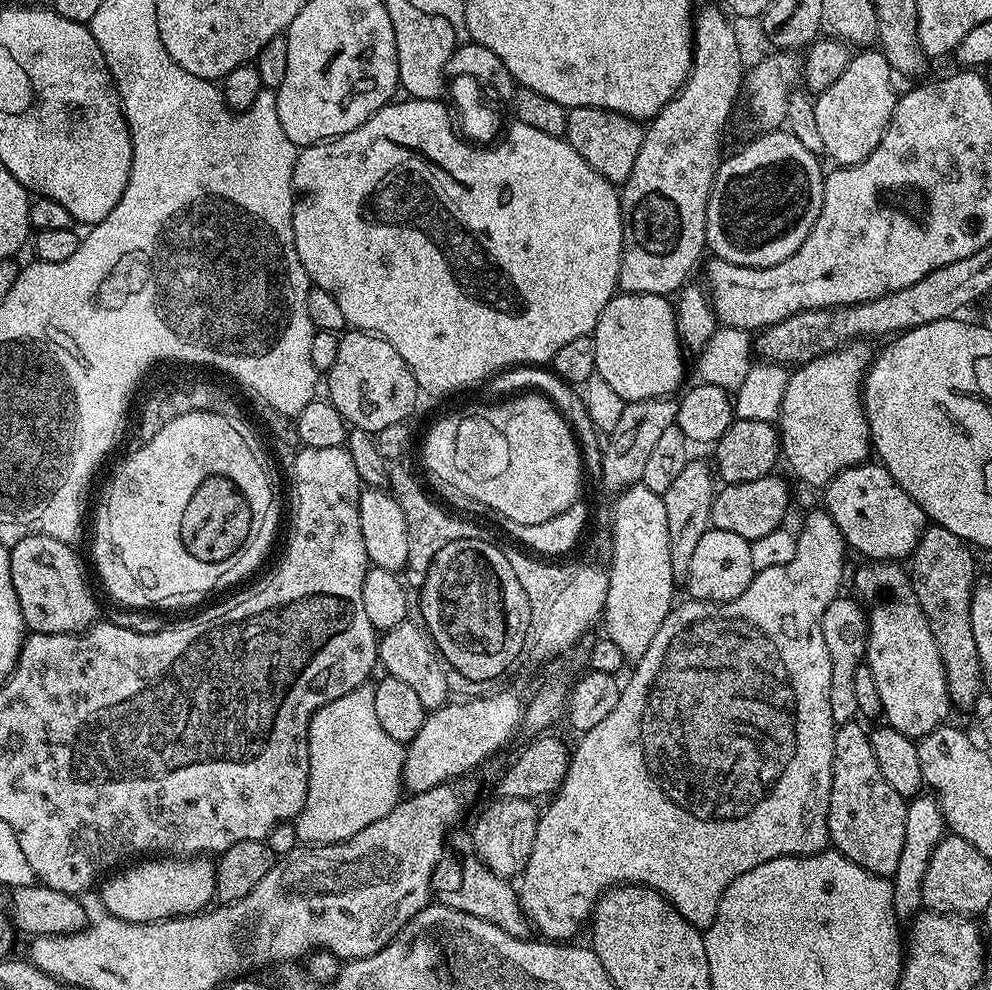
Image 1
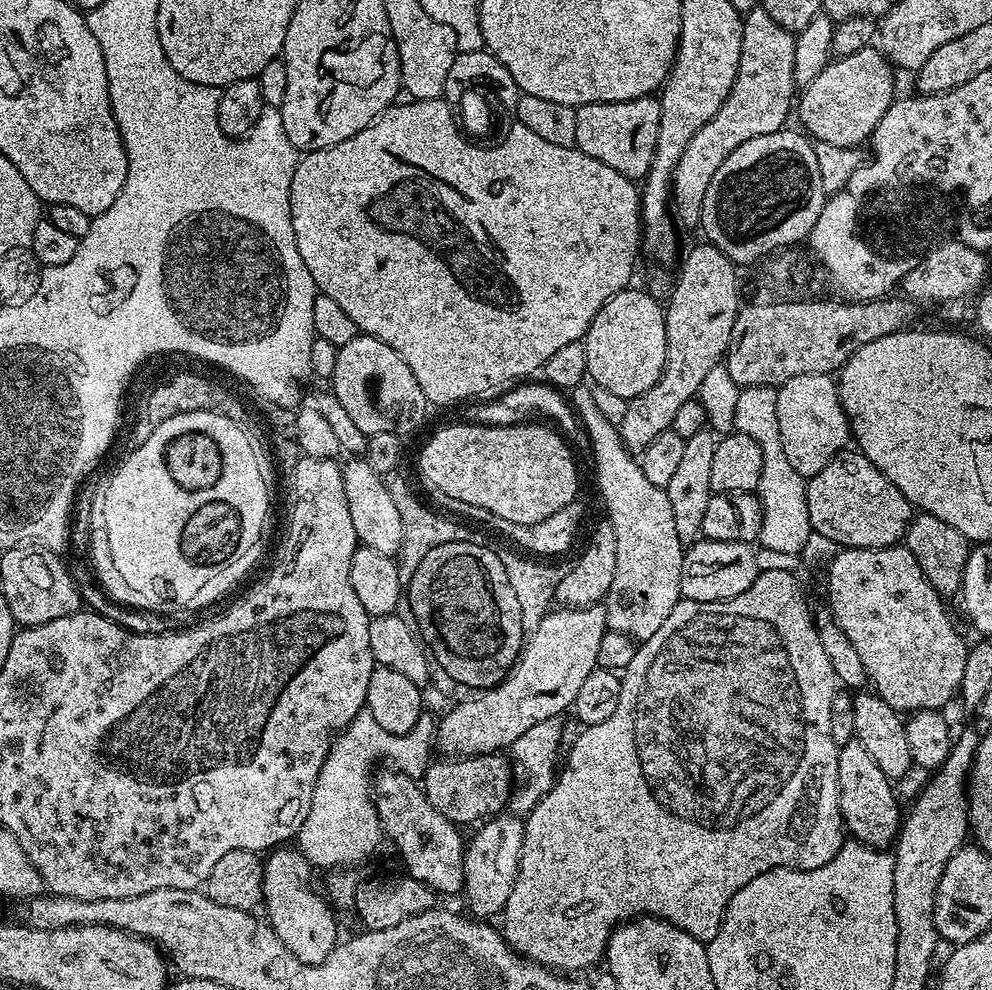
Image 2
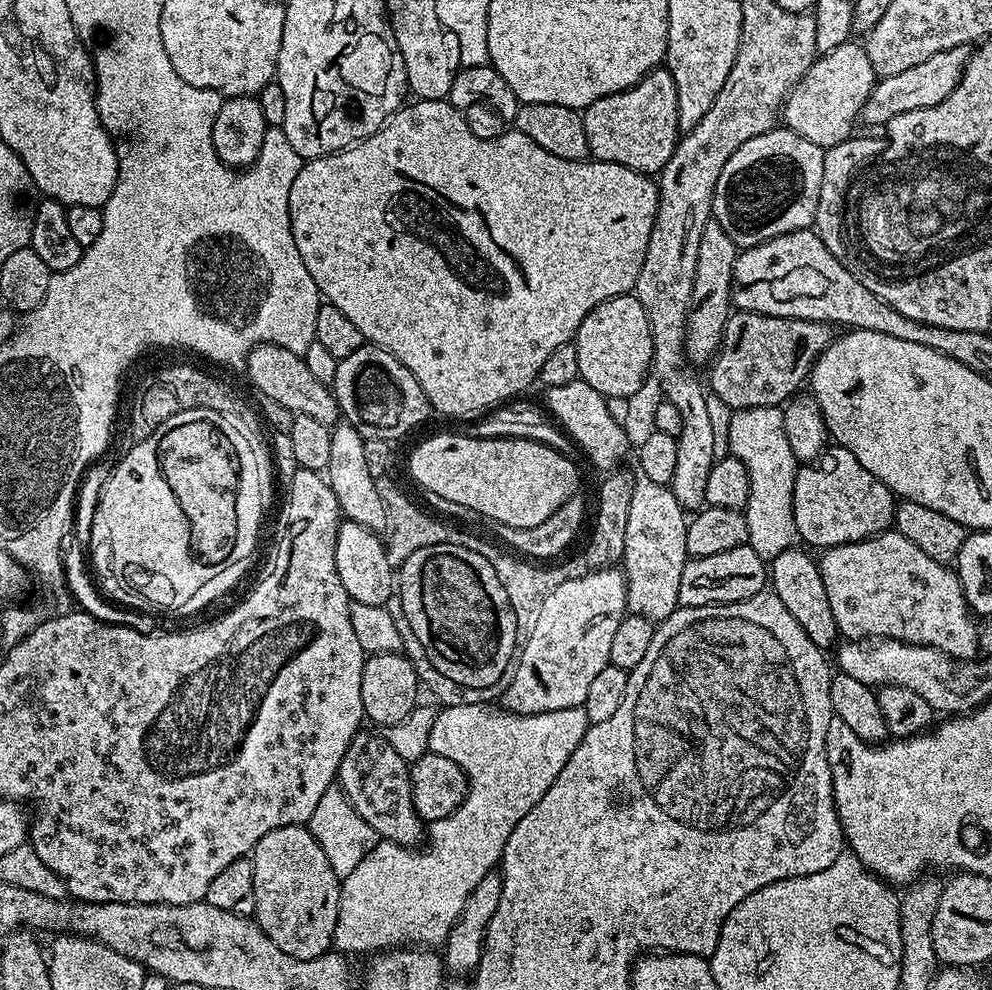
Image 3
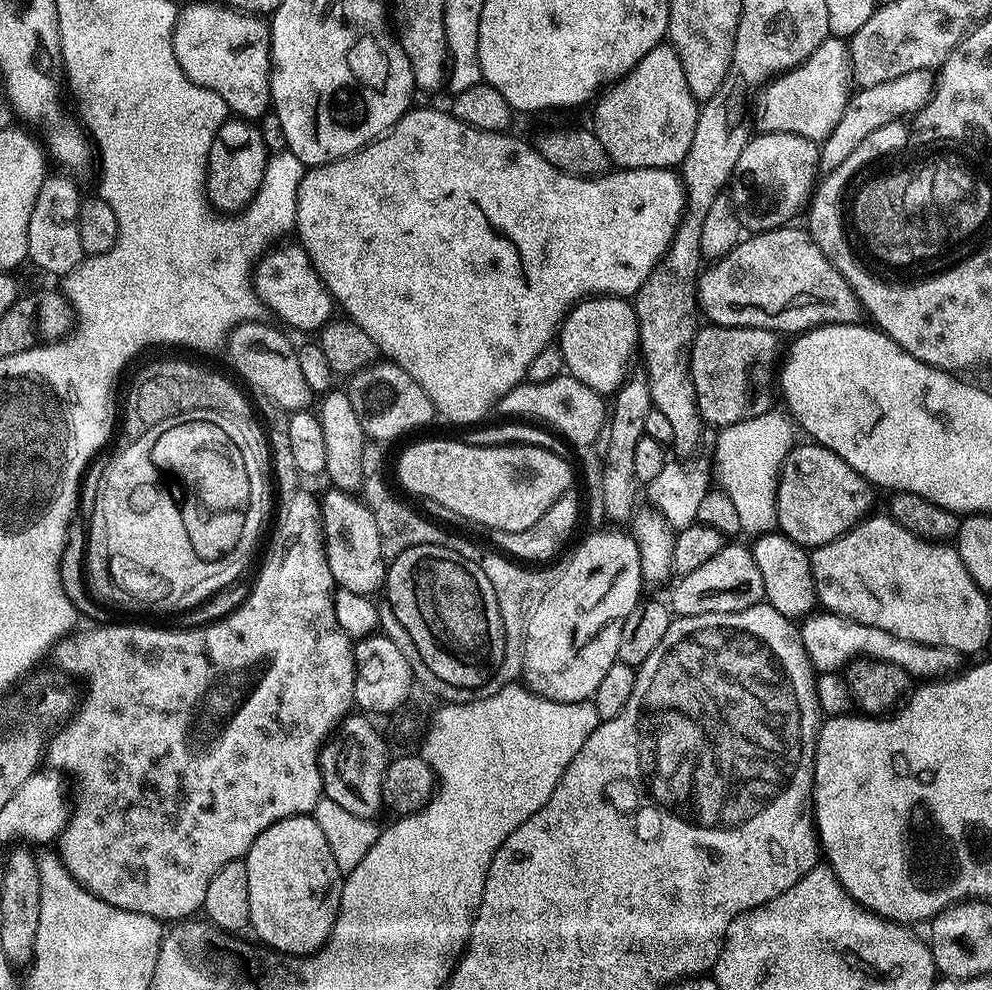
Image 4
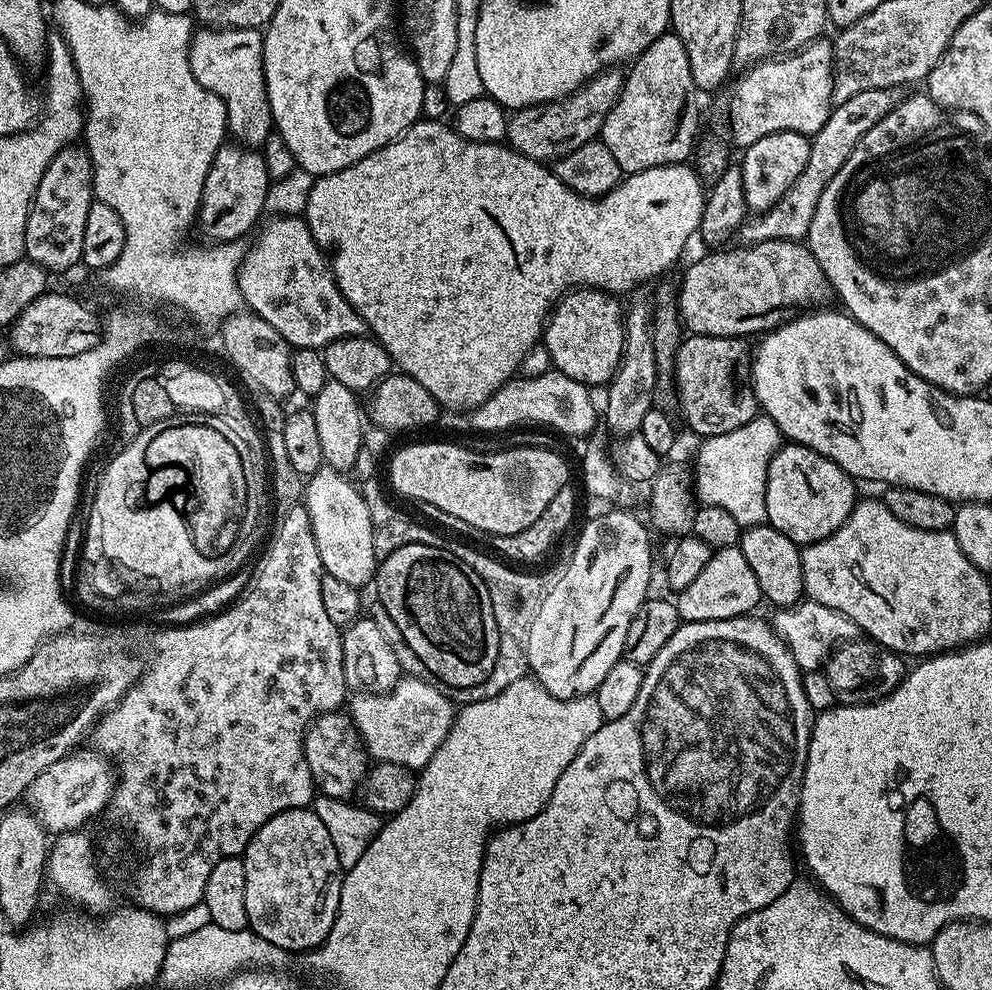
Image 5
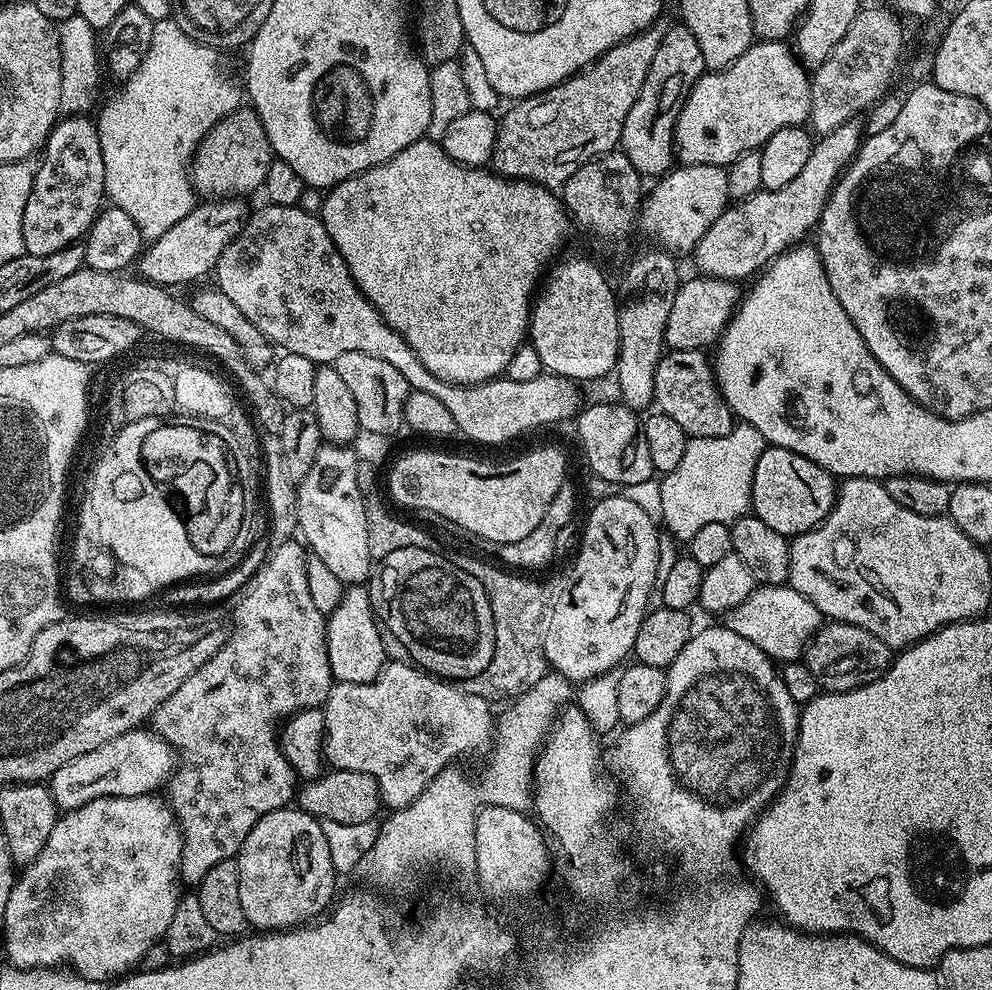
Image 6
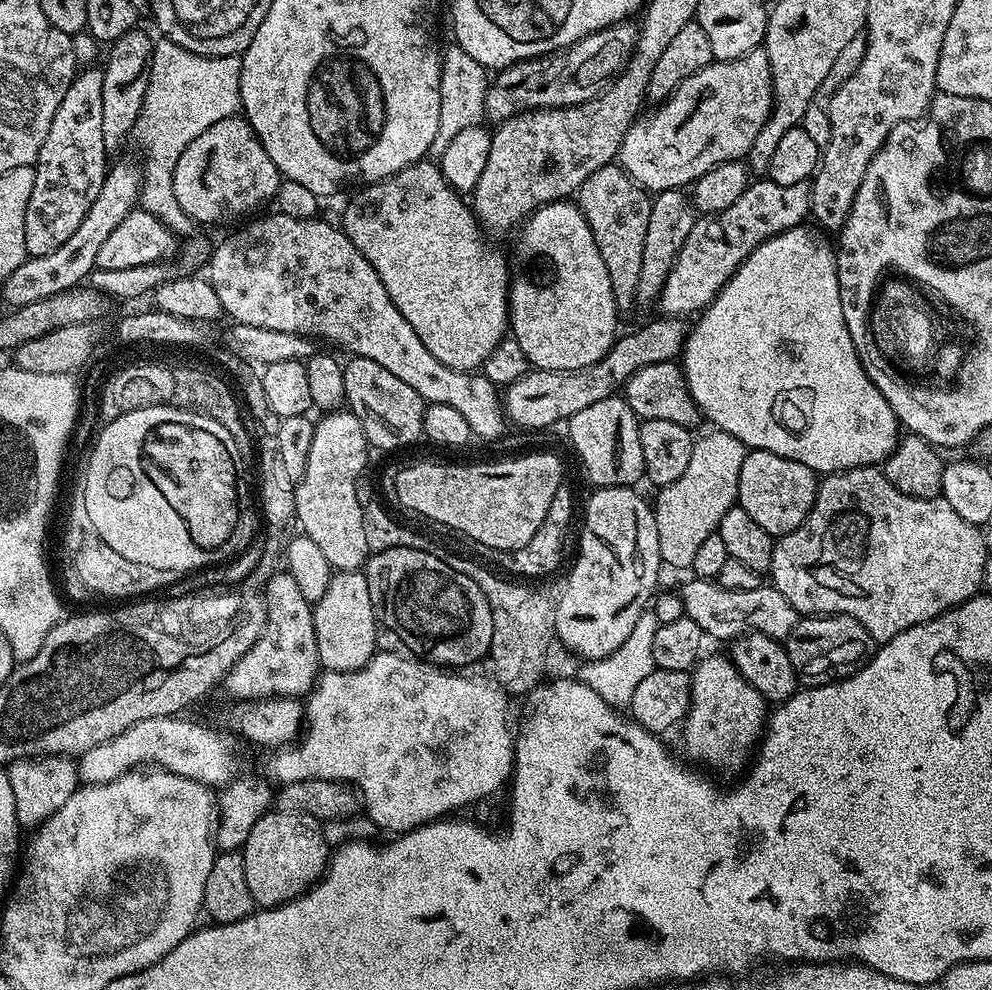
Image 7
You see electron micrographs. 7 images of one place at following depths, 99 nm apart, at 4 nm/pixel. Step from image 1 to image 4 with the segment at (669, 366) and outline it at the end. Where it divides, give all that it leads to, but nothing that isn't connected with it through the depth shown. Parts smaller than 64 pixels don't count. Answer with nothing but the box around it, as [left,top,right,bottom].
[558,296,640,394]

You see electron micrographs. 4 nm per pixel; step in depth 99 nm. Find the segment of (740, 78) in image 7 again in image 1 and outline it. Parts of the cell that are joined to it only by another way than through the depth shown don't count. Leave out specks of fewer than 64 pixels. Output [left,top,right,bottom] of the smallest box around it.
[814,50,898,166]

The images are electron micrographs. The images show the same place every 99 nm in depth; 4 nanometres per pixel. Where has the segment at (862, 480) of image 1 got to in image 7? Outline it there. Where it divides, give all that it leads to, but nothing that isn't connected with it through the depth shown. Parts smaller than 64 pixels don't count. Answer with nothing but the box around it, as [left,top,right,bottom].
[736,449,818,538]

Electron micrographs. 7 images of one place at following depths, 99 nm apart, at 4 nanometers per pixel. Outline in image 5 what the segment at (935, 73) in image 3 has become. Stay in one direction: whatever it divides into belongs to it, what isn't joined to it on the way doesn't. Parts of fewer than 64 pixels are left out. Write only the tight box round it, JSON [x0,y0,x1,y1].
[738,88,898,245]

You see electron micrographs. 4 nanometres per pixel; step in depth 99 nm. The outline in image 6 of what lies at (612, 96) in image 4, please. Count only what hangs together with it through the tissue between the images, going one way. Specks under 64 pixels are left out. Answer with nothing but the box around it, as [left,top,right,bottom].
[619,23,705,178]

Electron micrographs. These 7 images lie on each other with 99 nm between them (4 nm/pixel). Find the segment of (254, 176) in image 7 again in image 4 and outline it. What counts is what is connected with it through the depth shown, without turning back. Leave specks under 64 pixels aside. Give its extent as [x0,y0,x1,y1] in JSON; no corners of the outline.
[172,4,272,122]

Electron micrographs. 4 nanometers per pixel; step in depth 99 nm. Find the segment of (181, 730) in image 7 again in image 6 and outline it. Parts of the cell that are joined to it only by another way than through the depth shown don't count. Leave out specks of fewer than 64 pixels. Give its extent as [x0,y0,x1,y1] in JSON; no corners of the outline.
[50,727,178,810]

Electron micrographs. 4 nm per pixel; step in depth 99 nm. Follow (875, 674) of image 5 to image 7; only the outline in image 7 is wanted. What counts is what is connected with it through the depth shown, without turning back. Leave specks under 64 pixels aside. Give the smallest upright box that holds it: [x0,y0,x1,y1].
[786,614,878,688]

